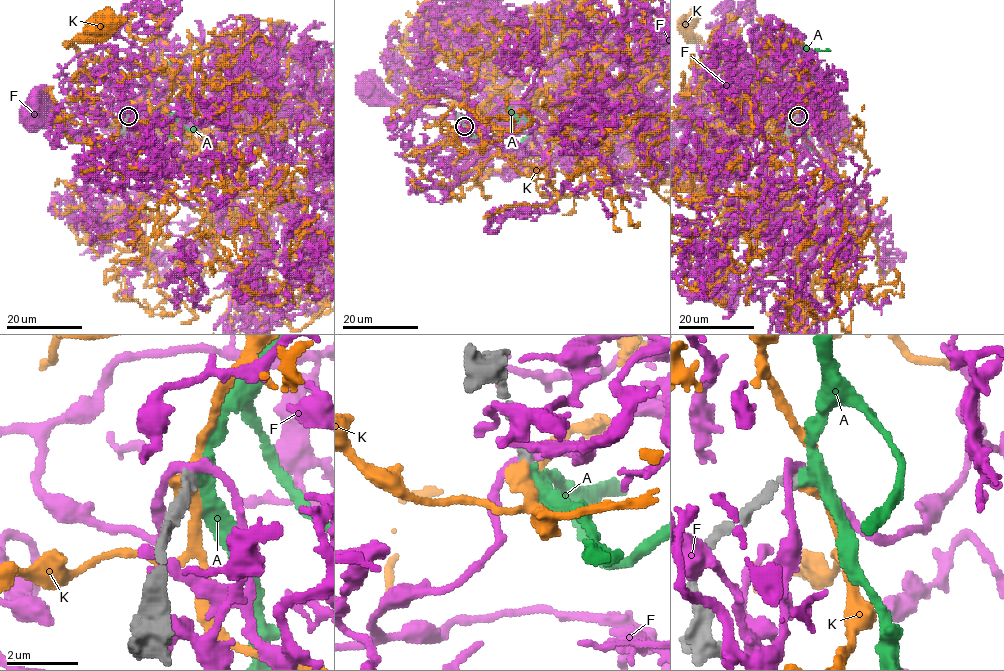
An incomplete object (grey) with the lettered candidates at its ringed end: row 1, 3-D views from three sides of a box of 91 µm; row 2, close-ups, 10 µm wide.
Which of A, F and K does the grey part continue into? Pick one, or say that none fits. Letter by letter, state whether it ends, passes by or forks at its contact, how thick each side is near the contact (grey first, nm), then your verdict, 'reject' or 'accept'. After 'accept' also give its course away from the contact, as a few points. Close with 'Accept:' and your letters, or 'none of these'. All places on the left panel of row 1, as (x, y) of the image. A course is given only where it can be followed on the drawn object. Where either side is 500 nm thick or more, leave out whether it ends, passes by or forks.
A: it passes by; calibres 260 and 320 nm; accept
F: it passes by; calibres 240 and 240 nm; reject
K: it passes by; calibres 260 and 360 nm; reject
Accept: A

